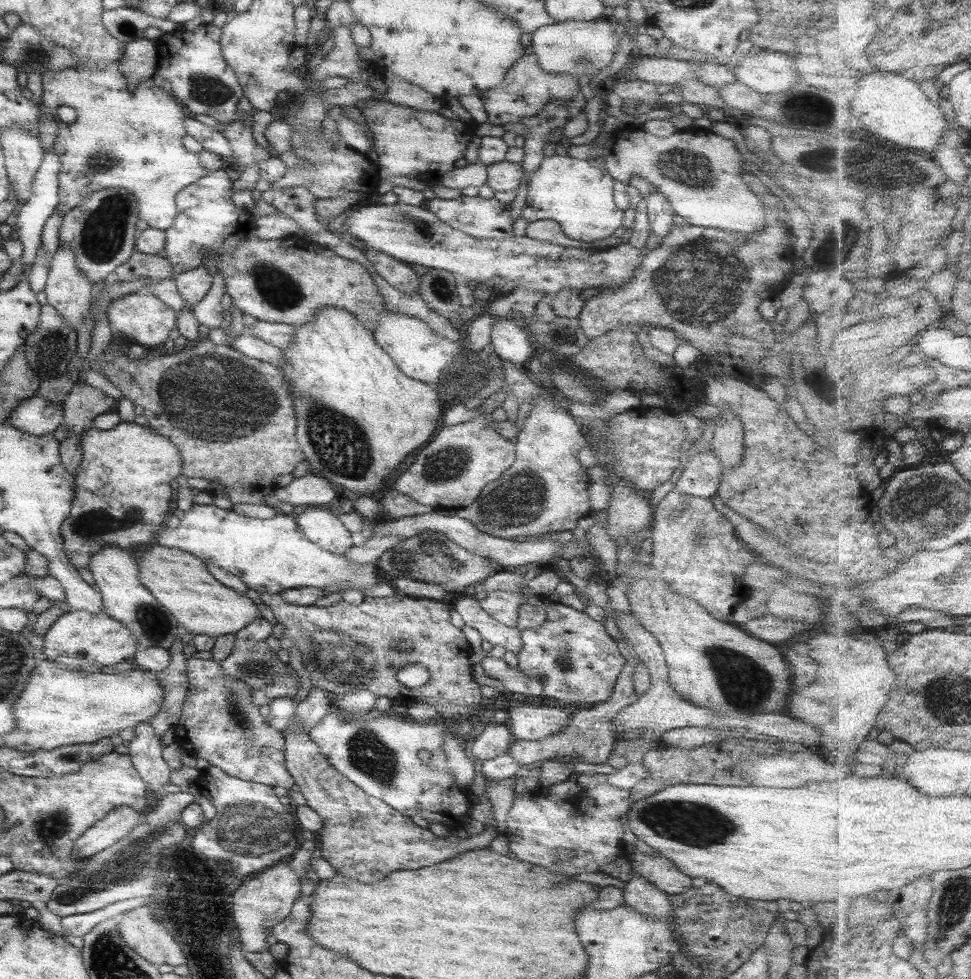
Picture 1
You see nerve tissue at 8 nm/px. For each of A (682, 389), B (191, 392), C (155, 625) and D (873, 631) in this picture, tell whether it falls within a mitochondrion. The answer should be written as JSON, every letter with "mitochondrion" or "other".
{"A":"other","B":"mitochondrion","C":"mitochondrion","D":"other"}

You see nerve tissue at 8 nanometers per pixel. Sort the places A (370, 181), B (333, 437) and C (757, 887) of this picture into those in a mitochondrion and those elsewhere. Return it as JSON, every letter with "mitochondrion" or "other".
{"A":"other","B":"mitochondrion","C":"other"}

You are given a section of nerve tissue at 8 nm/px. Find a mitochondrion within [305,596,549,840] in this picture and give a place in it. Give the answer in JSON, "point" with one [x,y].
{"point":[369,755]}

